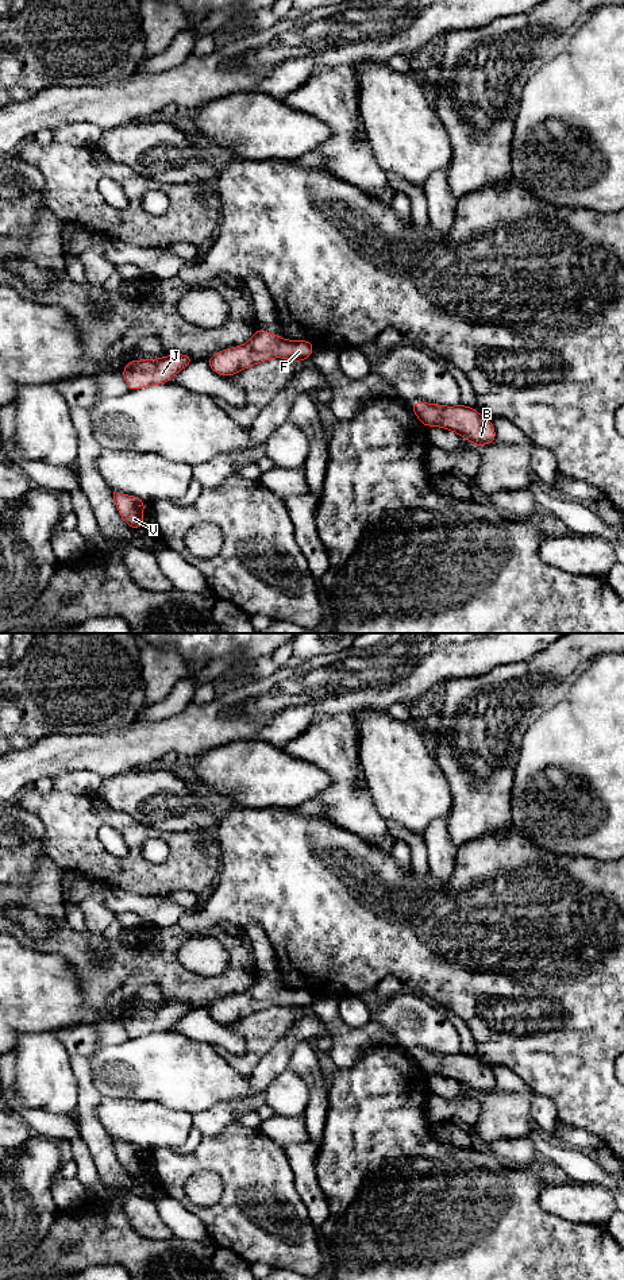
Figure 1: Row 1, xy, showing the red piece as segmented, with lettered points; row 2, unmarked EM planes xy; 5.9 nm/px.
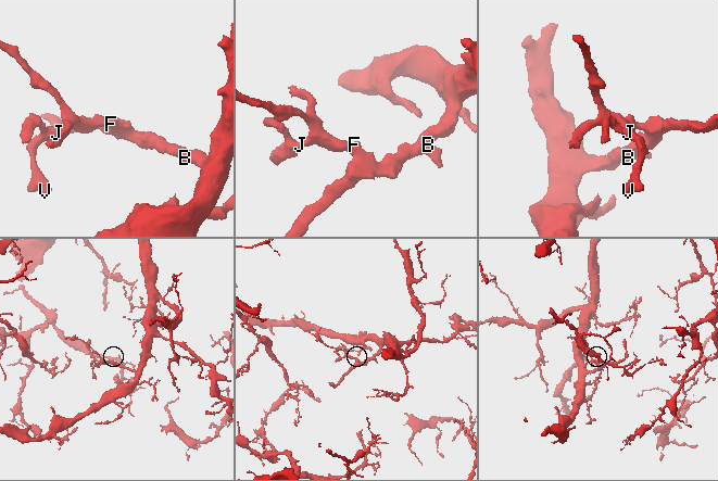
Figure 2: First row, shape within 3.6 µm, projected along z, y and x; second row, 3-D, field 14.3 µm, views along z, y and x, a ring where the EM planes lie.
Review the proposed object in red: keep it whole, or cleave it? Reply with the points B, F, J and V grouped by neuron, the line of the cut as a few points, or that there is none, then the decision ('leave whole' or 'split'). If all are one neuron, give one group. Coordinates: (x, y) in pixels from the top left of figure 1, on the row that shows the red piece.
B F J V; no cut; leave whole

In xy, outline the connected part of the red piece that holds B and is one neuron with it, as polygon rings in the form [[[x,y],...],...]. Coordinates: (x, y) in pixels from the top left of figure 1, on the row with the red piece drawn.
[[[412,402],[409,406],[424,427],[436,425],[452,431],[474,446],[496,442],[496,429],[492,421],[481,416],[474,408],[462,404],[444,406],[427,402]]]

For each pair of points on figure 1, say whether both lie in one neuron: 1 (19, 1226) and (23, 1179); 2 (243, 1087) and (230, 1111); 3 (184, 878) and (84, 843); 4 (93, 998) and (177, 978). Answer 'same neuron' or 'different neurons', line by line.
1: same neuron
2: different neurons
3: same neuron
4: same neuron

